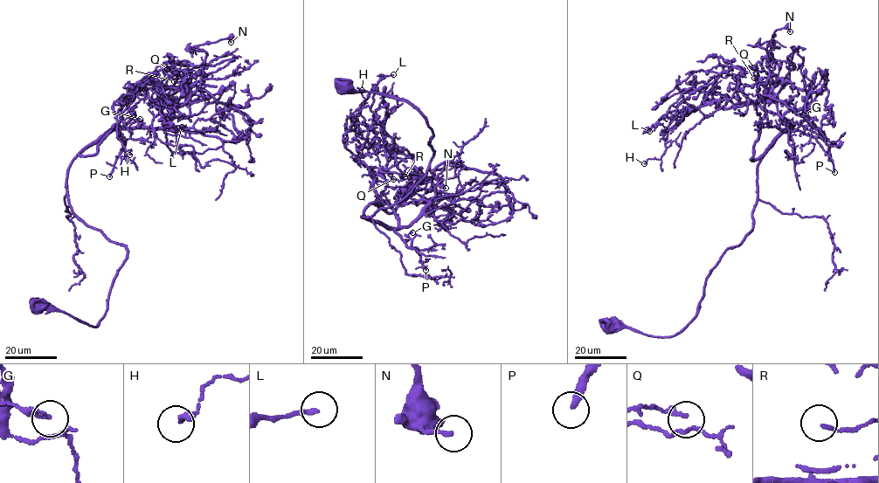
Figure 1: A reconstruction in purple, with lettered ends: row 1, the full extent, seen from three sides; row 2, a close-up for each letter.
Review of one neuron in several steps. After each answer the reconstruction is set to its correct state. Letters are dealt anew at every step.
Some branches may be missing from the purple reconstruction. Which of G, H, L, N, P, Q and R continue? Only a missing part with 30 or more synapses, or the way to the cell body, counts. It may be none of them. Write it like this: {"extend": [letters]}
{"extend": ["P"]}

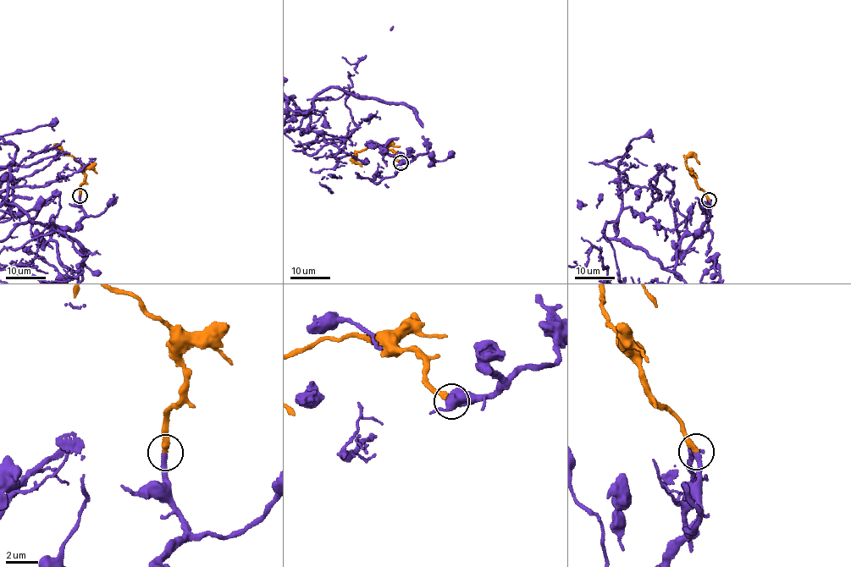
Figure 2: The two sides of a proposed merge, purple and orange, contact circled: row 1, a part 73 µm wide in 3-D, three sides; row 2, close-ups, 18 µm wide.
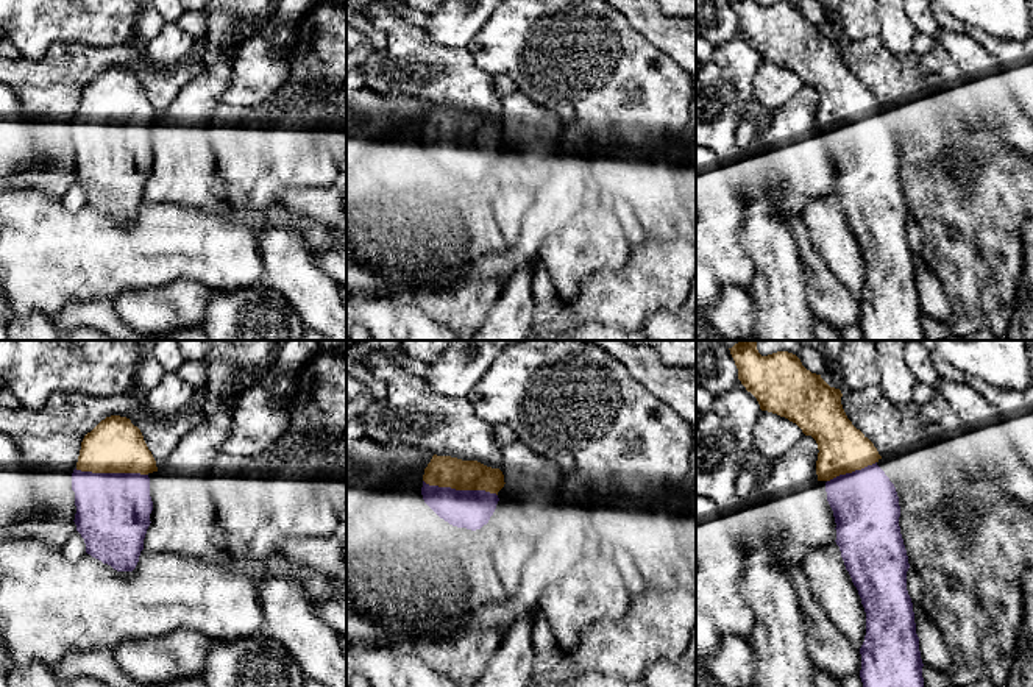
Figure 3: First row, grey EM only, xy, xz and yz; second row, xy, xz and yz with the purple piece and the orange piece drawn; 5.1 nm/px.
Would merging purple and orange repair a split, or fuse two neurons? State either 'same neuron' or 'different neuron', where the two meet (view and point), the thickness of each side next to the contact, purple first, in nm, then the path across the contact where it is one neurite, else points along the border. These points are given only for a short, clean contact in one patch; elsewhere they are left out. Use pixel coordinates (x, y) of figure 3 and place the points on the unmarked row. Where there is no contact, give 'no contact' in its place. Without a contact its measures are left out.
same neuron; contact xz (461, 141); calibres 200 and 160 nm; way xz (472, 160), (461, 141), (442, 121)

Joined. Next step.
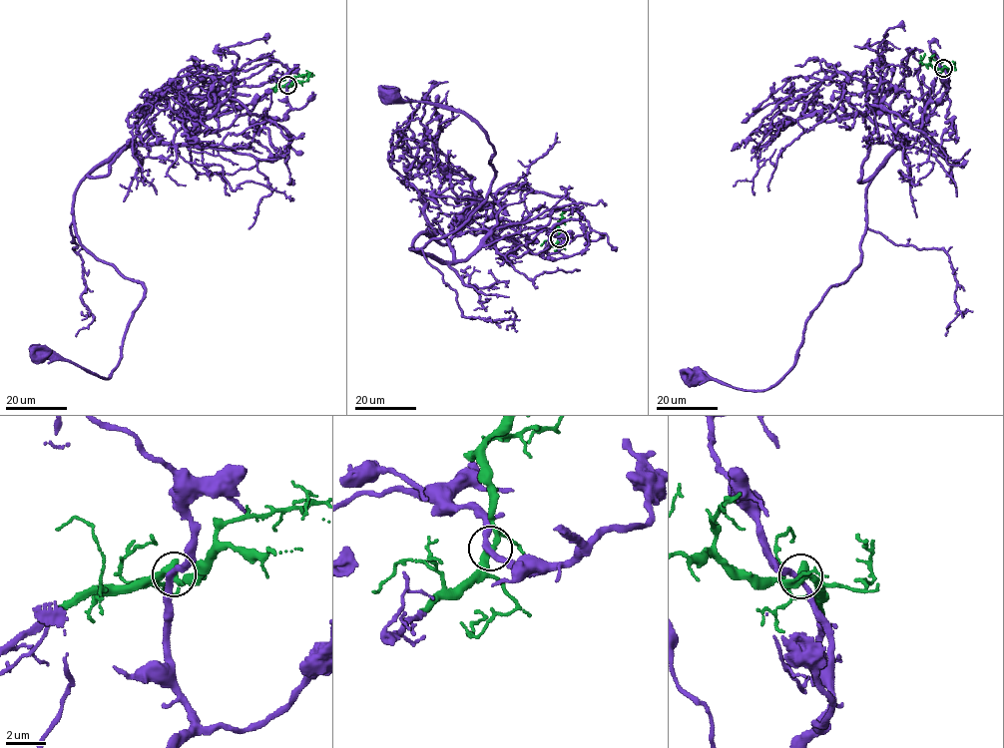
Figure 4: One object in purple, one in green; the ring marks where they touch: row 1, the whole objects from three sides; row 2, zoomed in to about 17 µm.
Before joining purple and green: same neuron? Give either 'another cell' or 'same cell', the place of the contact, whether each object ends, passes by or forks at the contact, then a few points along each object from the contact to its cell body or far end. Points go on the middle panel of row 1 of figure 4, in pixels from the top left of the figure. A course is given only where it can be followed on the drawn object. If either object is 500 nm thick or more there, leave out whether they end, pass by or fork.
same cell; place (559, 238); purple passes by; green forks; course purple (559, 238), (573, 200), (506, 185), (465, 259), (410, 249), (483, 203), (496, 153), (394, 100); course green (559, 238), (558, 222), (563, 210), (560, 214)

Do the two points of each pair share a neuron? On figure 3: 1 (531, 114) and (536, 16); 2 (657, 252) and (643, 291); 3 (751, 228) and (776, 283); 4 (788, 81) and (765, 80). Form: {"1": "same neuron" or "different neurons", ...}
{"1": "different neurons", "2": "same neuron", "3": "same neuron", "4": "same neuron"}

